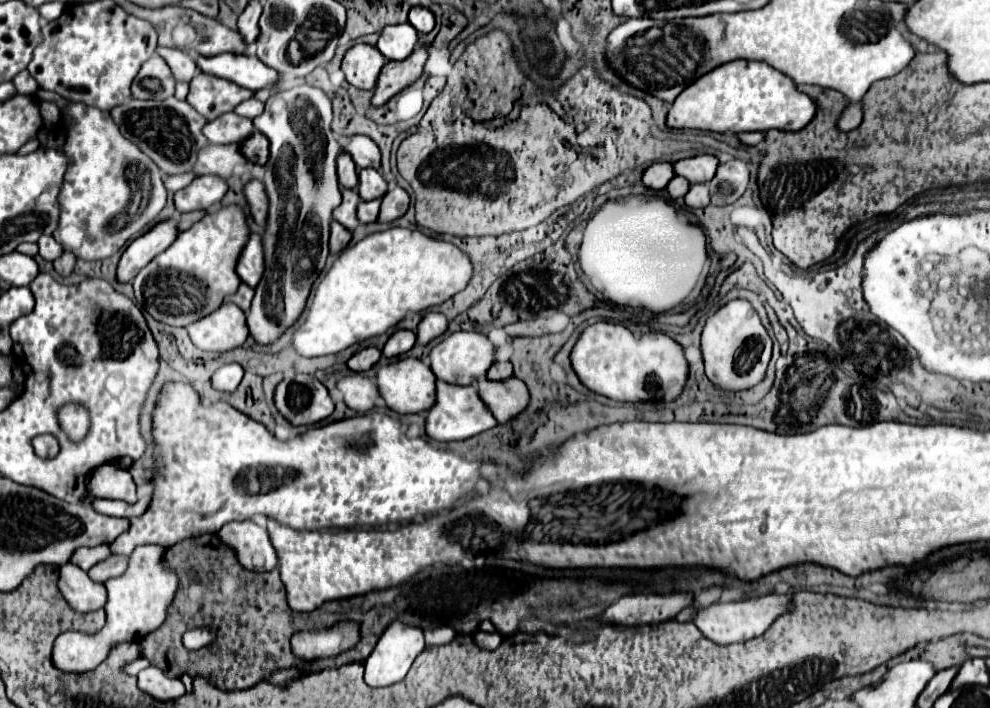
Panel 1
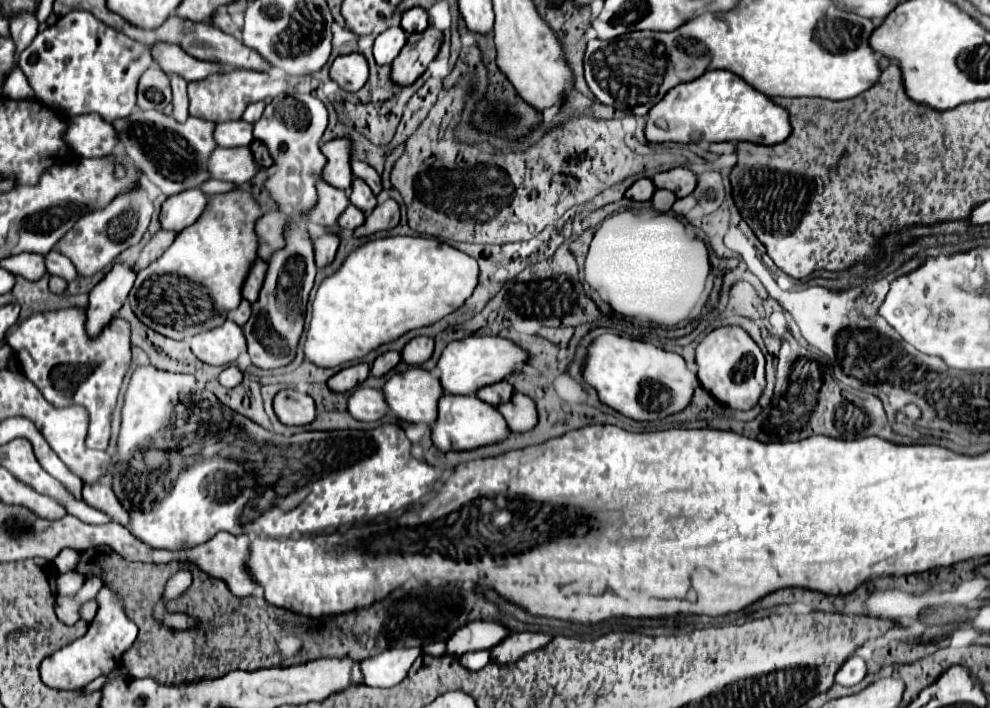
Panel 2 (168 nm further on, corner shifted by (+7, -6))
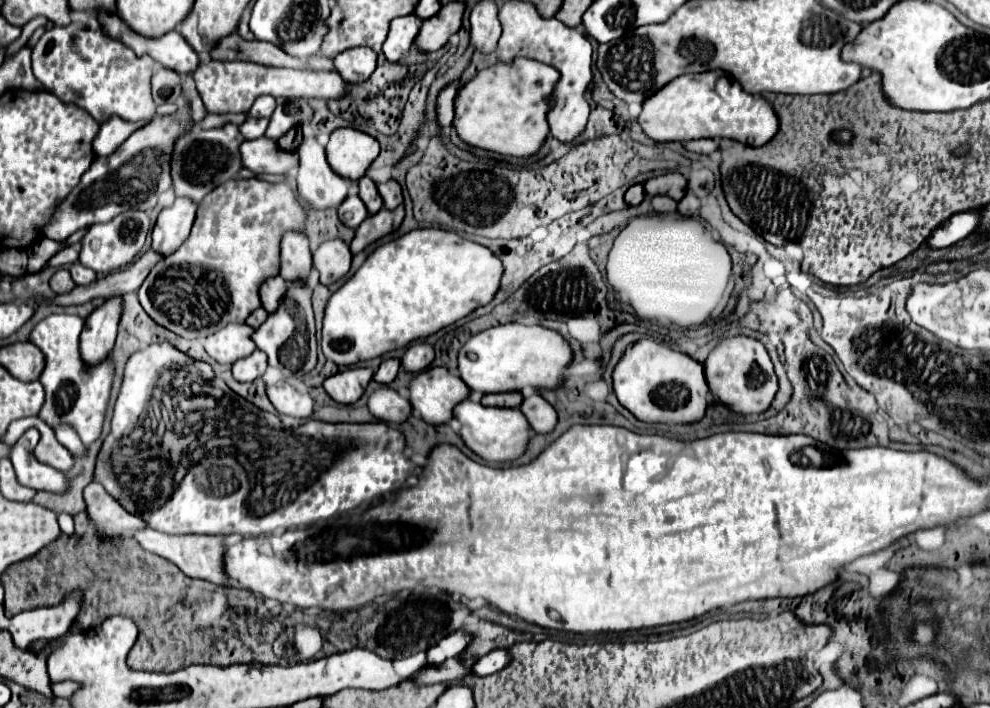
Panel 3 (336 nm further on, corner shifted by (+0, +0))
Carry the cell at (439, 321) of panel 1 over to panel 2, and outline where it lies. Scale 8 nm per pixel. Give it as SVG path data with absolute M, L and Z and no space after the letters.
M418 336L418 338L412 338L404 346L402 360L410 366L420 366L432 356L432 352L434 352L434 340L426 338L426 336Z

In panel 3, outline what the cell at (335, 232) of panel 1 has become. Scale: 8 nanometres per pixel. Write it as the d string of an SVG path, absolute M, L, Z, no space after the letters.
M341 238L325 240L313 252L313 266L319 270L321 284L337 282L351 268L351 250Z

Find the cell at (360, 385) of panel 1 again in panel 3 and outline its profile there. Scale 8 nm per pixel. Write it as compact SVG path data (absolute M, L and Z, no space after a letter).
M381 386L381 388L373 390L373 394L367 400L367 408L377 420L395 422L395 424L405 422L409 418L409 412L411 412L409 400L399 396L389 386Z

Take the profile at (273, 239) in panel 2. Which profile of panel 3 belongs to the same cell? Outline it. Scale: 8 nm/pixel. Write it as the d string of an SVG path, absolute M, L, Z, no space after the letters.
M289 230L281 238L281 270L279 274L285 280L293 280L293 276L305 276L311 270L311 250L309 238L303 232Z

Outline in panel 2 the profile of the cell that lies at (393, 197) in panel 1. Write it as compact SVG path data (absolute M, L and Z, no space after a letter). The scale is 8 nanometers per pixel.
M388 198L384 202L380 202L364 220L362 226L358 226L354 230L354 236L356 238L362 238L362 236L370 236L374 232L380 232L380 230L390 230L398 224L400 220L400 208L396 204L396 200Z

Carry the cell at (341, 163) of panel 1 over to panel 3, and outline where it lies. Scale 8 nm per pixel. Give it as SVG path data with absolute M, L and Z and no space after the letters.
M337 128L327 144L327 162L335 174L359 180L379 154L379 142L355 128Z

